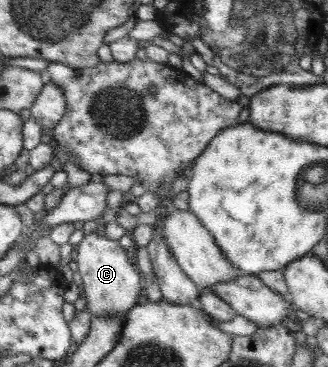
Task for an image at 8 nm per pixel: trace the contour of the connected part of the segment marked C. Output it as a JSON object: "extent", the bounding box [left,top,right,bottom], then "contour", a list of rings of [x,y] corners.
{"extent":[73,232,143,317],"contour":[[[96,232],[84,235],[80,243],[74,247],[73,258],[77,262],[81,276],[79,283],[84,285],[87,308],[93,317],[104,315],[120,315],[123,317],[128,310],[138,305],[143,297],[140,295],[140,273],[137,266],[130,263],[130,251],[117,240],[106,238]]]}

